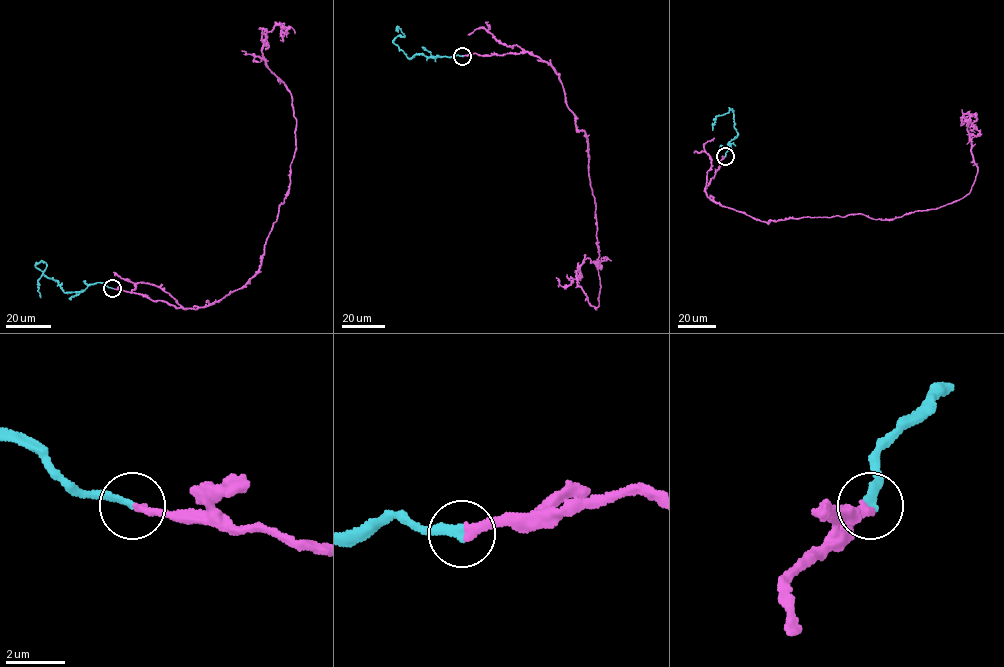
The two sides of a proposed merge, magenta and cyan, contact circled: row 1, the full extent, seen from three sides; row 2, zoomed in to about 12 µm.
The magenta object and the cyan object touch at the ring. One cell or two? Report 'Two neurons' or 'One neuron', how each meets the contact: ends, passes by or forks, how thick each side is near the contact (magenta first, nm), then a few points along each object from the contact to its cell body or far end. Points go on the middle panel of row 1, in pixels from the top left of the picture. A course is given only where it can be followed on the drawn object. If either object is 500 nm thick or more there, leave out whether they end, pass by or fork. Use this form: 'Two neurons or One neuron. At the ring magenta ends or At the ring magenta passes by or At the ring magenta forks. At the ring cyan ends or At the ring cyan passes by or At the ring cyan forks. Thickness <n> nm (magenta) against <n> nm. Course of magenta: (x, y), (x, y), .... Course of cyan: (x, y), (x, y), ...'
One neuron. At the ring magenta ends. At the ring cyan ends. Thickness 300 nm (magenta) against 280 nm. Course of magenta: (462, 56), (532, 52), (553, 67), (587, 140), (599, 252), (596, 309), (576, 271), (584, 260), (605, 260). Course of cyan: (462, 56), (416, 54), (407, 58), (393, 42), (395, 37), (404, 36), (401, 29), (397, 28), (398, 32)

